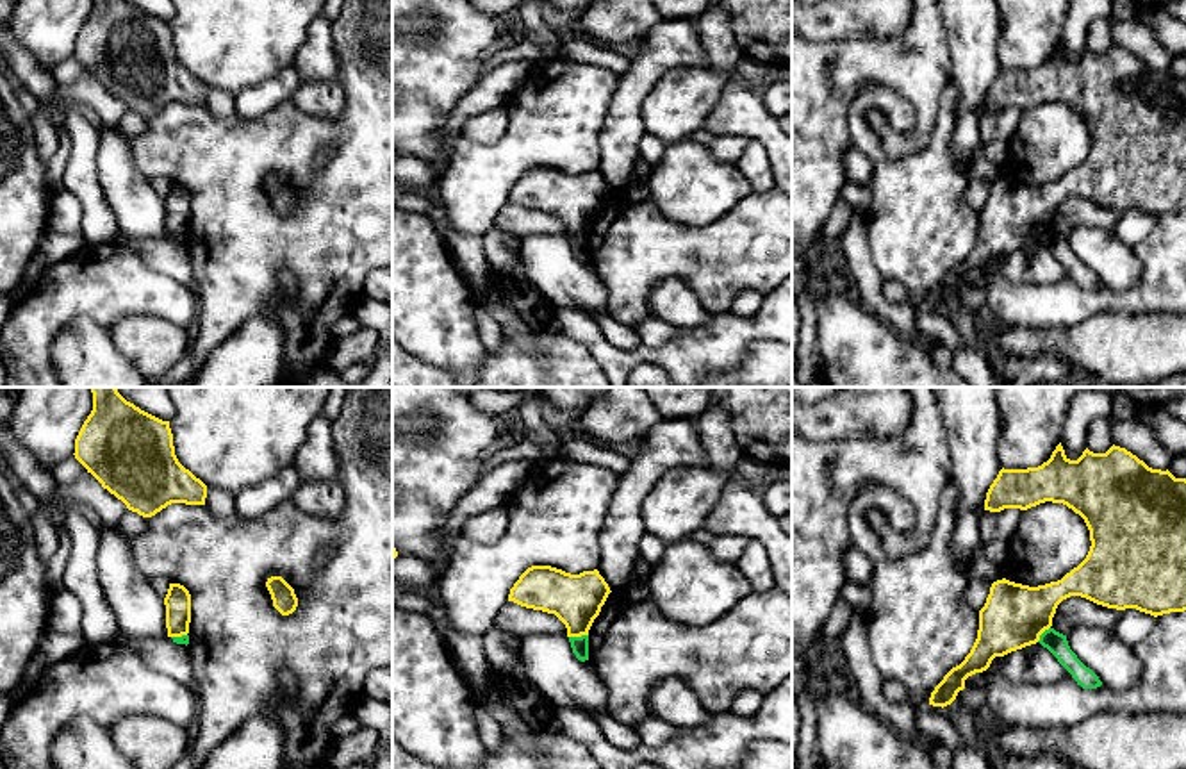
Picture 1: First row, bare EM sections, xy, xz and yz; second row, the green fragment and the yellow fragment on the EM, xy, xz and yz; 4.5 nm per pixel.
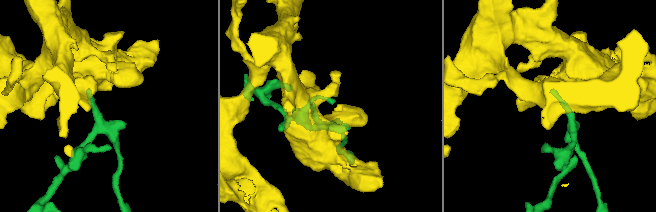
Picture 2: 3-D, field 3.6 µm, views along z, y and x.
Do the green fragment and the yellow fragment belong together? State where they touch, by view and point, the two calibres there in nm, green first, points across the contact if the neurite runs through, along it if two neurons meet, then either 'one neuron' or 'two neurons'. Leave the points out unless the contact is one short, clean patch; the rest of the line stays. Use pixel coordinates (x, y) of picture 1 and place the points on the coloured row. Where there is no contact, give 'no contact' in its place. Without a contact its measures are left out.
xz (578, 637) | 80/240 nm | along xz (587, 634), (569, 637) | two neurons

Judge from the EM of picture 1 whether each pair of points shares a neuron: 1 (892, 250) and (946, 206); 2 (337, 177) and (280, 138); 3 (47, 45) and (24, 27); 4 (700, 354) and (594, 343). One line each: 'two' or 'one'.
1: one
2: one
3: one
4: one

